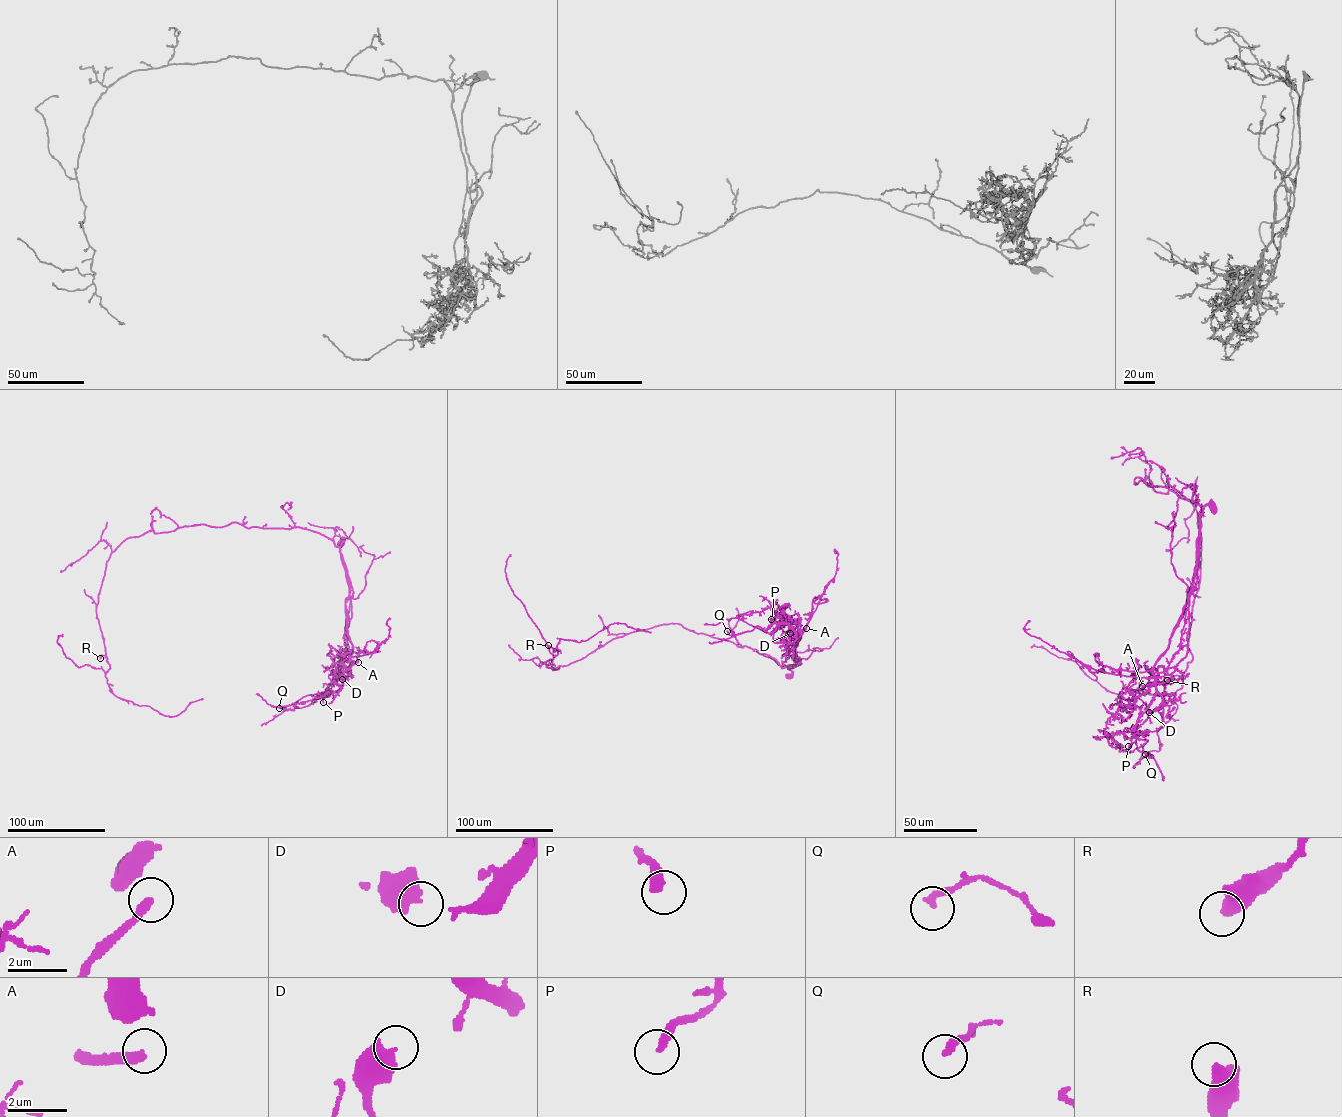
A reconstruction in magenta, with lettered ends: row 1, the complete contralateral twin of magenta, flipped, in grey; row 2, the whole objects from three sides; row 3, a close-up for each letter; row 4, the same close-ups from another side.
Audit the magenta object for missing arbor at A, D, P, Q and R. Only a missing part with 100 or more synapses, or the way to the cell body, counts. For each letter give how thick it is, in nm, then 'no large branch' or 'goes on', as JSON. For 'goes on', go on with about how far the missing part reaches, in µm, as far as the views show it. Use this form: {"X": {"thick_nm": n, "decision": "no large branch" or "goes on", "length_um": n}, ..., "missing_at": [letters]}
{"A": {"thick_nm": 220, "decision": "goes on", "length_um": 45}, "D": {"thick_nm": 550, "decision": "no large branch"}, "P": {"thick_nm": 320, "decision": "no large branch"}, "Q": {"thick_nm": 240, "decision": "no large branch"}, "R": {"thick_nm": 480, "decision": "no large branch"}, "missing_at": ["A"]}

